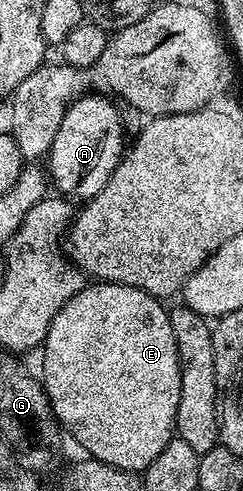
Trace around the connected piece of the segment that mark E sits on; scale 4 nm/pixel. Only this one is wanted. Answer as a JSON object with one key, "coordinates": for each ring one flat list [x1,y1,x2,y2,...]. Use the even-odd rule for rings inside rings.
{"coordinates":[[90,282,82,291,75,293,75,297,68,299,63,305,63,309,59,309,59,313,55,313,43,344,45,356,41,359,41,371,39,370,39,378,49,398,53,416,61,424,64,434,68,438,70,435,85,450,84,454,88,458,98,459,107,465,115,465,119,469,127,469,138,473,144,473,151,465,151,461,155,461,155,457,159,457,159,453,163,453,163,449,167,449,169,442,175,438,177,429,181,366,179,365,179,353,175,345,175,333,171,333,169,312,166,304,161,303,164,302,158,296,149,295,145,291,128,287,122,283]]}

